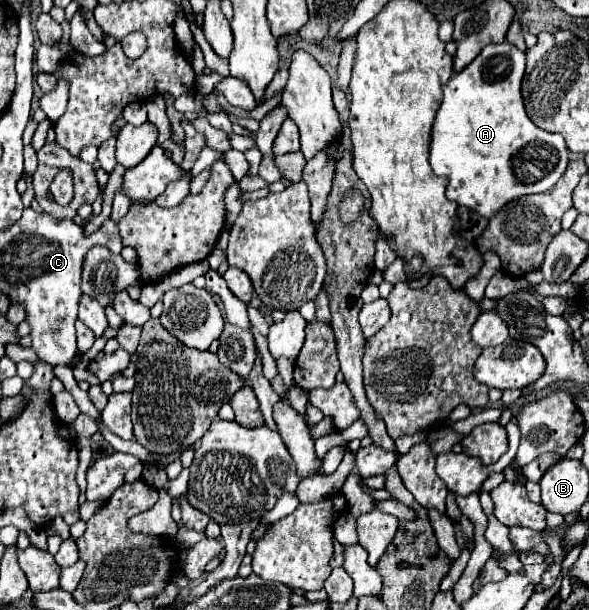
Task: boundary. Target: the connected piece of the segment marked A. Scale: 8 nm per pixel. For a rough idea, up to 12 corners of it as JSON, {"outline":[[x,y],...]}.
{"outline":[[487,45],[443,87],[431,169],[495,215],[569,149],[527,117],[525,53]]}

